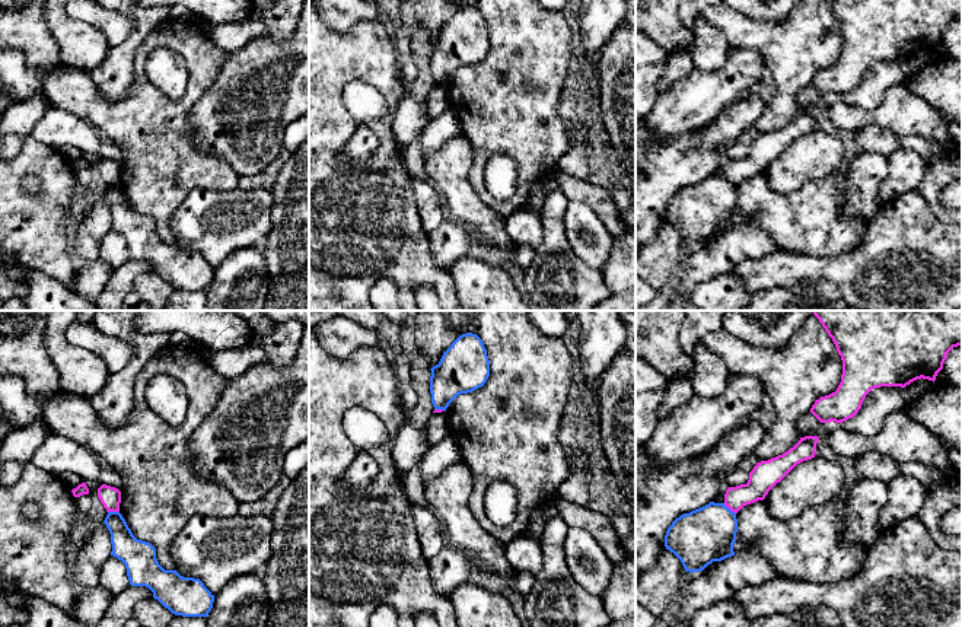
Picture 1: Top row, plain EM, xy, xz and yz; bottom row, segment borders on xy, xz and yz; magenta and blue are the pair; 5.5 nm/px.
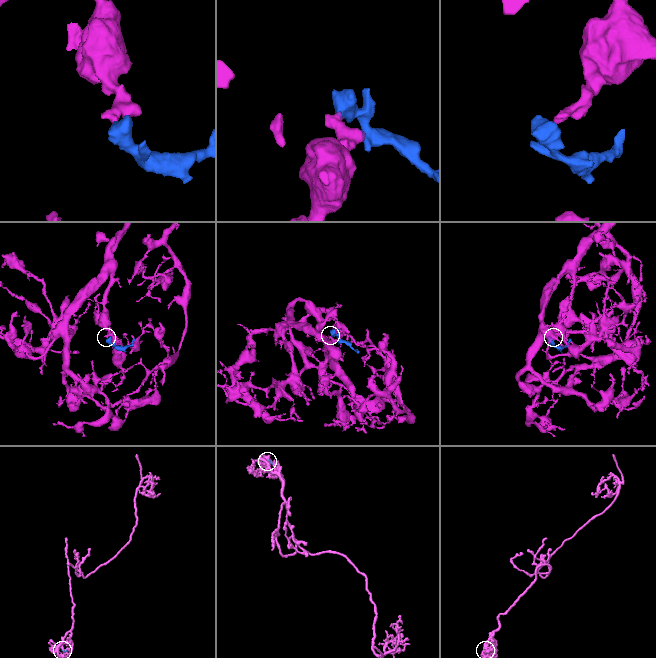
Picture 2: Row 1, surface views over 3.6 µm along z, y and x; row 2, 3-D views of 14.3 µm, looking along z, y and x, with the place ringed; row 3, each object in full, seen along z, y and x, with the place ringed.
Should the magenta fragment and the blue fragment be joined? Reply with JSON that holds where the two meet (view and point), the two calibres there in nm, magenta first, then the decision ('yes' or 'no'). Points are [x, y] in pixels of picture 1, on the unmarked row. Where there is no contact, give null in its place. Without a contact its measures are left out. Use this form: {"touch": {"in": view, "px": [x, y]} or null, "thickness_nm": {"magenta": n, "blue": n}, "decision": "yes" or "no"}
{"touch": {"in": "yz", "px": [729, 181]}, "thickness_nm": {"magenta": 150, "blue": 300}, "decision": "no"}

